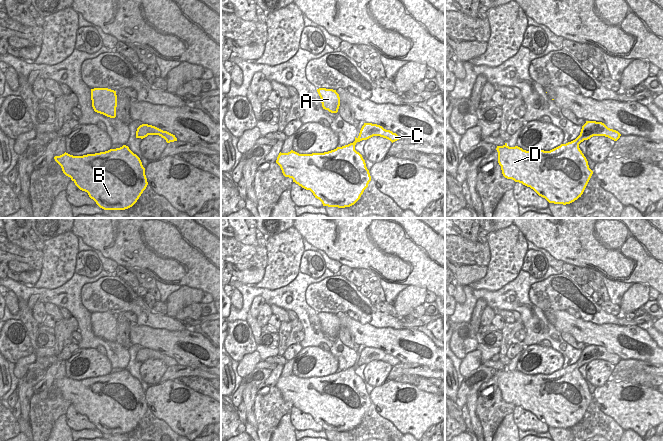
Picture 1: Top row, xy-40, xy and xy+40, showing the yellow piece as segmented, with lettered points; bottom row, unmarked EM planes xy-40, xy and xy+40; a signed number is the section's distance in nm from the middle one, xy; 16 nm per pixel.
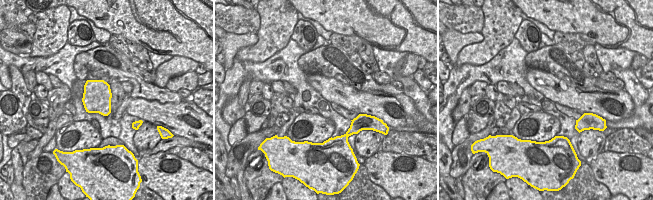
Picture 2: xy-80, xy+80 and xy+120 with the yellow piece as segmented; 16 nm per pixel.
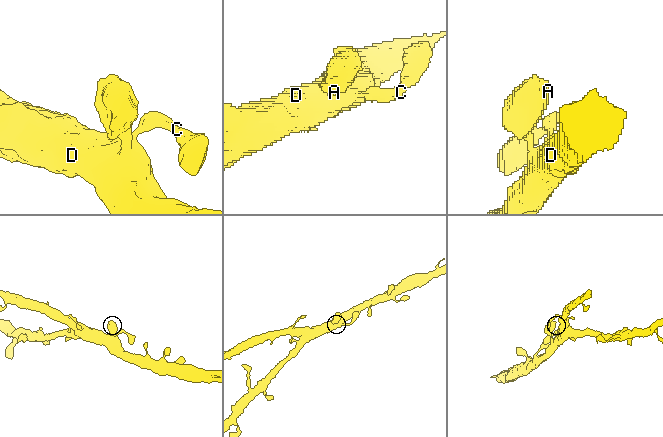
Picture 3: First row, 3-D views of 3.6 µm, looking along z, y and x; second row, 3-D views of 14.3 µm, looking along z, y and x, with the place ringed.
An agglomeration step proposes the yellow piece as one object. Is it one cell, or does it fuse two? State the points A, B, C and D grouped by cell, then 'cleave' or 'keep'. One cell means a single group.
groups A B C D; keep

